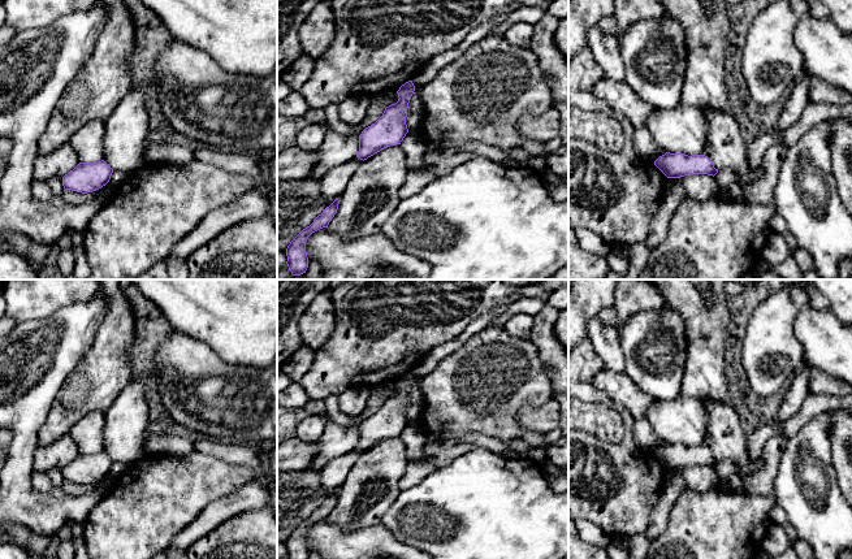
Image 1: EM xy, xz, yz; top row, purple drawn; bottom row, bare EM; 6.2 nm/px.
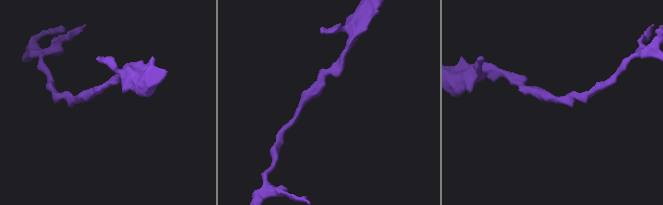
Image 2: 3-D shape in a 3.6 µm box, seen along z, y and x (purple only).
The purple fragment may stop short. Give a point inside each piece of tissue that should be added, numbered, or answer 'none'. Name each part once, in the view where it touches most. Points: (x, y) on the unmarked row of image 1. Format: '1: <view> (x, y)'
none

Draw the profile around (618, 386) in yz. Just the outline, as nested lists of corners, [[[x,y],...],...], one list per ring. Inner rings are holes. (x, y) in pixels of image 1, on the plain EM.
[[[601,369],[591,381],[614,402],[624,406],[636,419],[644,419],[654,399],[640,390],[624,373]]]

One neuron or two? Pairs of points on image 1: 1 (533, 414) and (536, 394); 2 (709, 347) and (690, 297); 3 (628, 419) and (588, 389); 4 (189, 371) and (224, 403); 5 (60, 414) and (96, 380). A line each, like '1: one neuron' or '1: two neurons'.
1: two neurons
2: one neuron
3: one neuron
4: one neuron
5: one neuron

